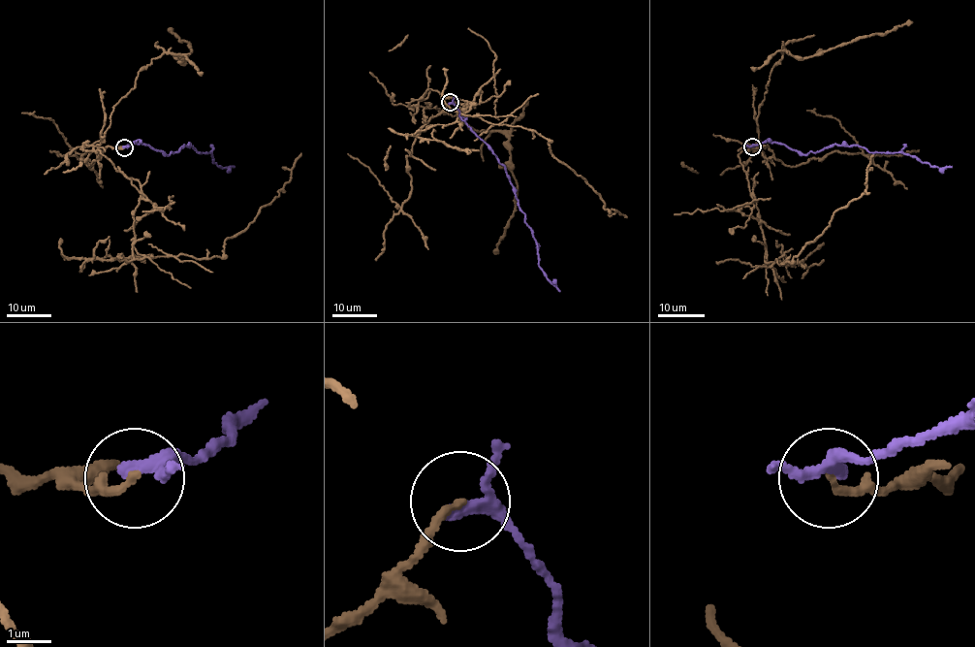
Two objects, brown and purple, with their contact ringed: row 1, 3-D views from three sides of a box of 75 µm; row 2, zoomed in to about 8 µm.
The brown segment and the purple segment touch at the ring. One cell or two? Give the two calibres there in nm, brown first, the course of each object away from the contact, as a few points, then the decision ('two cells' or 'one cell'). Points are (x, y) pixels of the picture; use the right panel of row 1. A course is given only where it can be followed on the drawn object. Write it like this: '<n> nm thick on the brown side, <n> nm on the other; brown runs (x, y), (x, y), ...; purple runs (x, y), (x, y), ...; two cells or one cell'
170 nm thick on the brown side, 240 nm on the other; brown runs (752, 146), (773, 154), (766, 158), (757, 141), (738, 154), (768, 262), (780, 265), (865, 192), (873, 152); purple runs (753, 146), (777, 142), (804, 154), (833, 145), (860, 145), (871, 152), (916, 156), (931, 166), (952, 166); two cells

